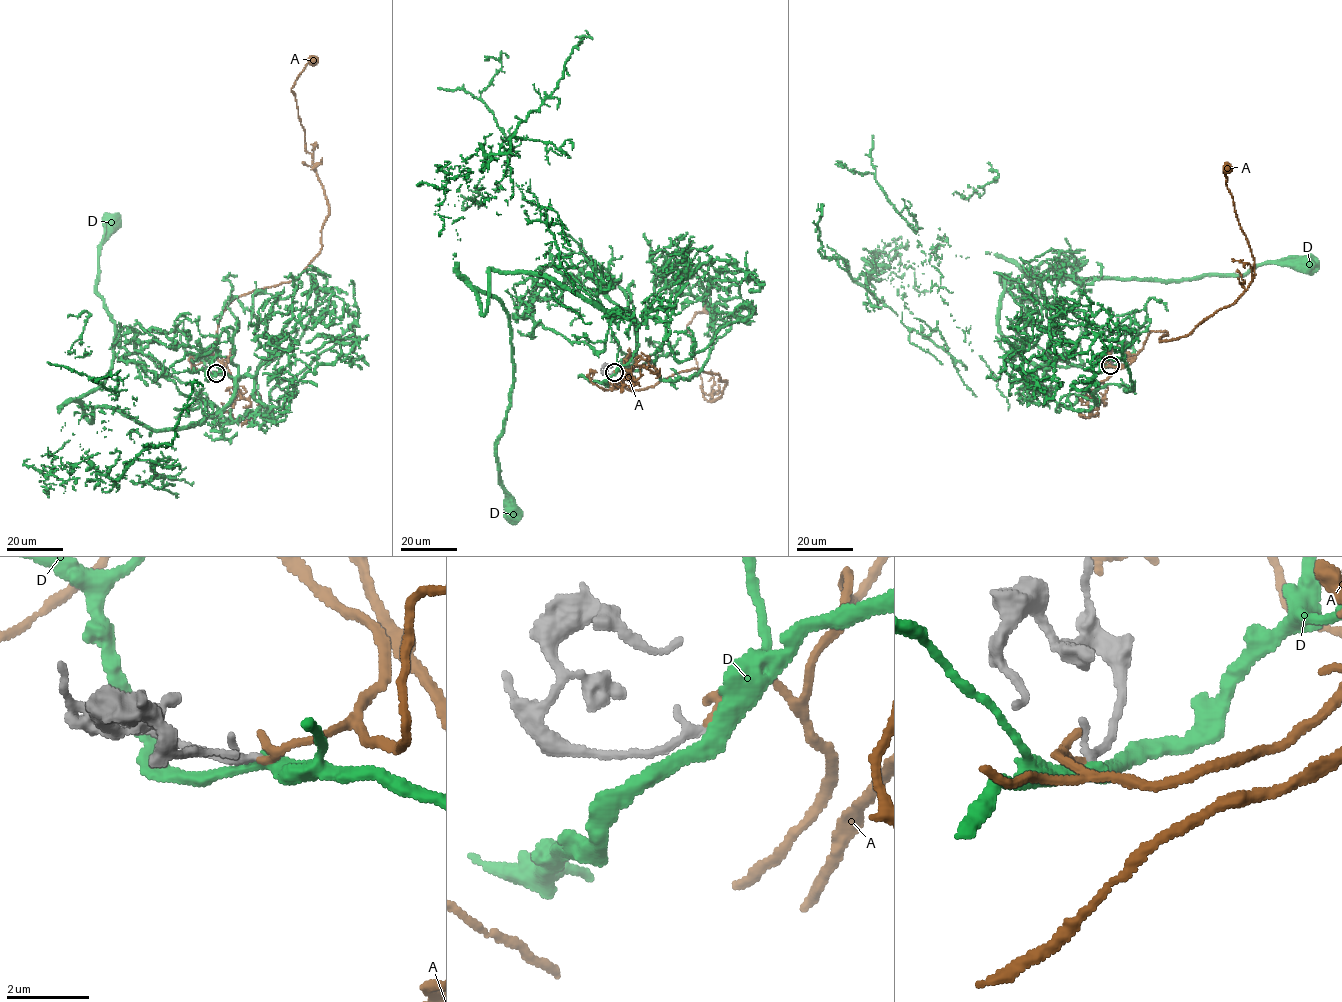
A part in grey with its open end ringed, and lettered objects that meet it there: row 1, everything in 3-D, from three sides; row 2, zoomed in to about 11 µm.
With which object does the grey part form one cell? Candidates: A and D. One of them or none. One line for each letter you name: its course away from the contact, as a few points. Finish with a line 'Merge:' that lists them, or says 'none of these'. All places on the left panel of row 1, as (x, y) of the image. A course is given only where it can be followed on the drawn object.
A: Its course: (215, 373), (224, 365), (212, 350), (231, 301), (297, 279), (321, 249), (328, 202), (291, 88), (312, 59)
Merge: A

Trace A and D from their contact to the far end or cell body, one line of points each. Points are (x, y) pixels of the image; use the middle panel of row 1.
A: (614, 372), (611, 389), (636, 390), (695, 368), (726, 380), (721, 397), (703, 394), (687, 325), (707, 309)
D: (614, 373), (637, 347), (631, 312), (488, 269), (482, 314), (474, 288), (510, 334), (496, 457), (511, 511)

